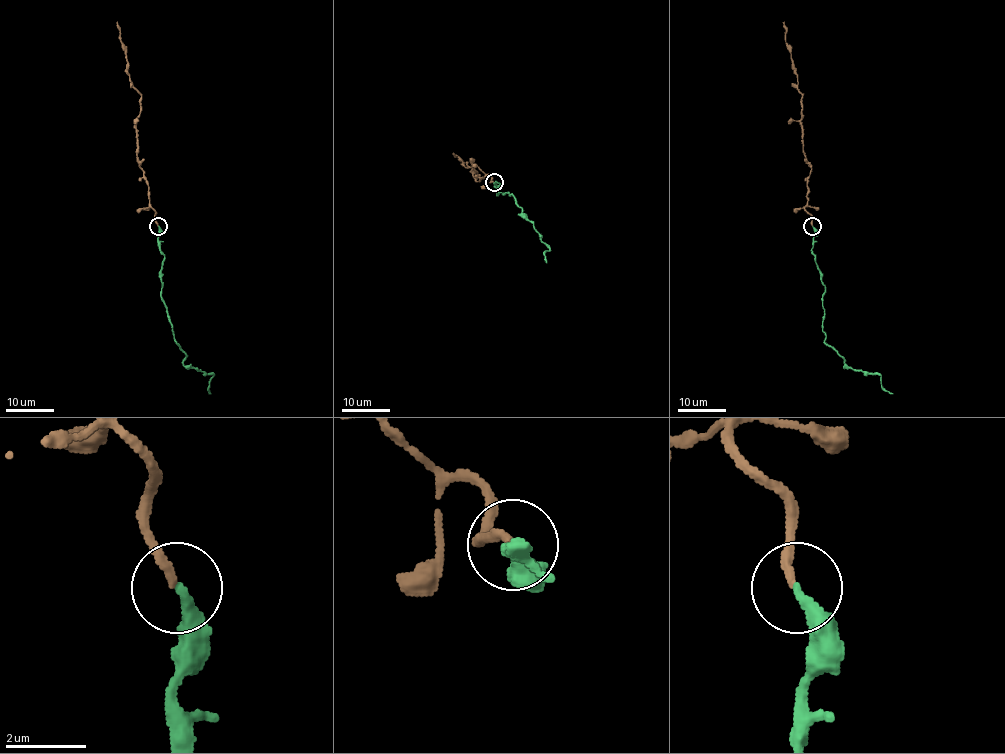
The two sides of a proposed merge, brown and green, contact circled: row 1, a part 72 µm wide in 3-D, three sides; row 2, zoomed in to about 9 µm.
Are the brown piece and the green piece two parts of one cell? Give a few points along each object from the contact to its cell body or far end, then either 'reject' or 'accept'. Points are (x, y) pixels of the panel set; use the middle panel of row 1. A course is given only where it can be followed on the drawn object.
brown via (493, 182), (490, 175), (475, 180), (472, 171), (476, 171), (453, 154) | green via (494, 182), (500, 185), (498, 194), (511, 194), (519, 214), (549, 249), (547, 262) | accept

